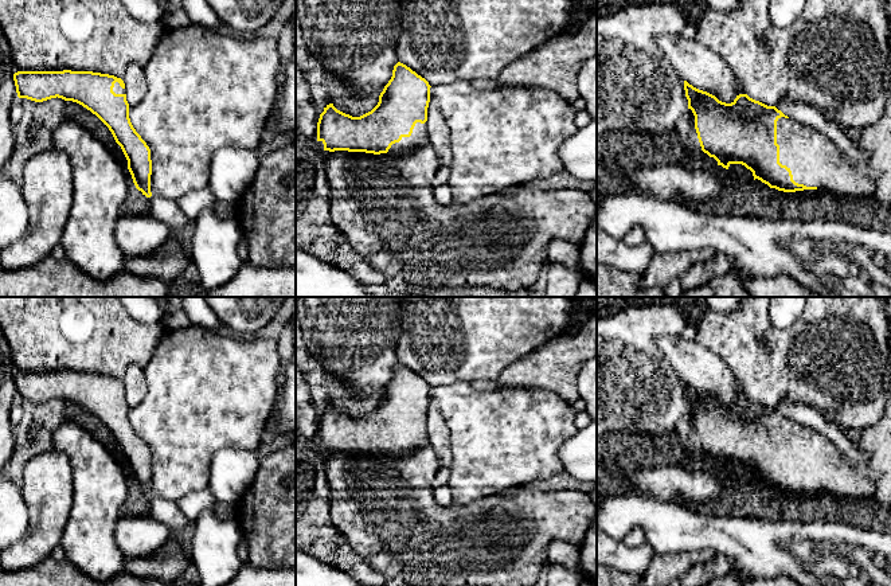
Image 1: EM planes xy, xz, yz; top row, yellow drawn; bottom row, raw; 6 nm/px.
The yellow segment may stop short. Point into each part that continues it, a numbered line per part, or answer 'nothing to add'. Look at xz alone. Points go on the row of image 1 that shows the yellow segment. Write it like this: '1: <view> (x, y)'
1: xz (418, 137)

